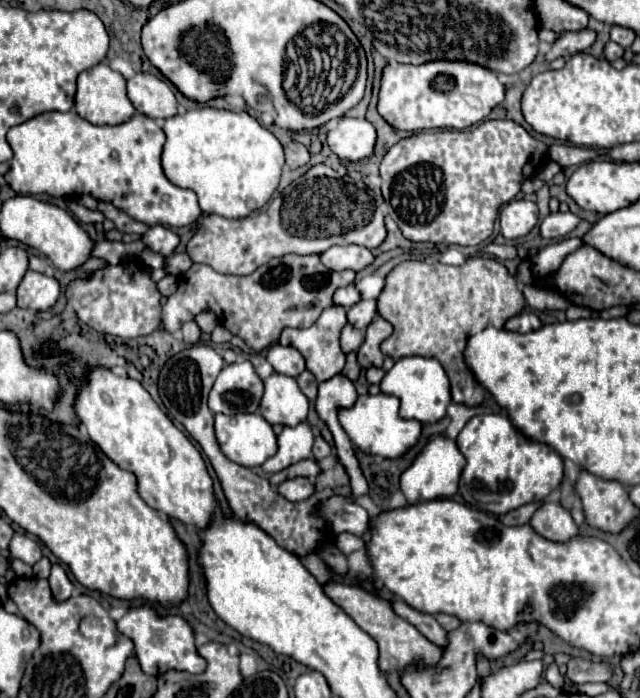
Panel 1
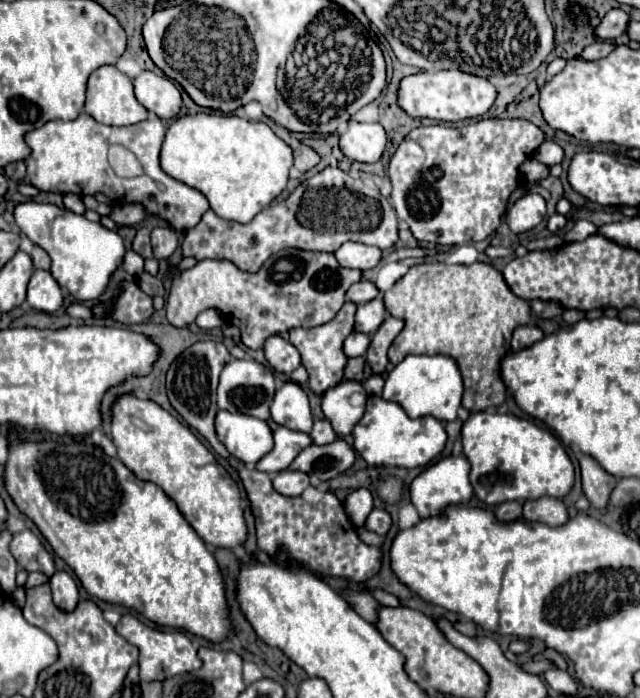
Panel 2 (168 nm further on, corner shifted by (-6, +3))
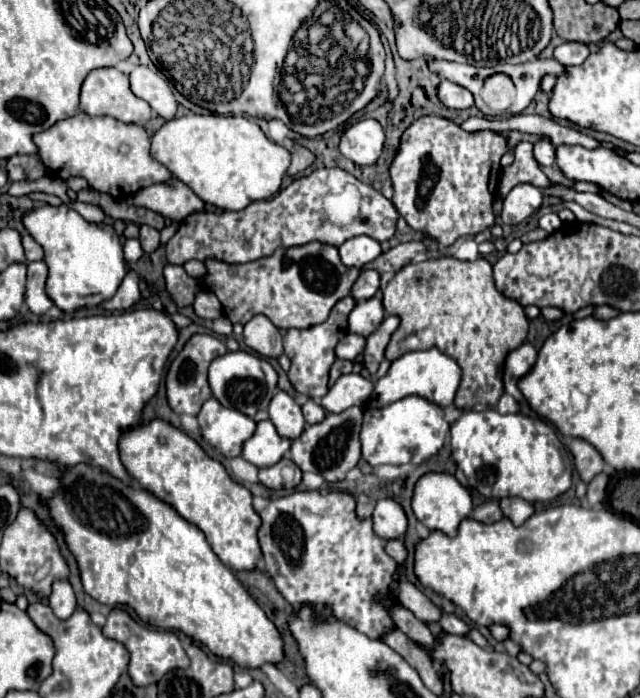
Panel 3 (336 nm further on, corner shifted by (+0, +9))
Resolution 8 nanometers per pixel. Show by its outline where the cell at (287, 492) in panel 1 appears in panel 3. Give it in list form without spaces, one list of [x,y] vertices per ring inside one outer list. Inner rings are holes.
[[[282,457],[276,465],[260,469],[258,479],[260,479],[260,483],[262,483],[264,487],[268,487],[268,489],[294,489],[294,487],[302,481],[302,471],[296,467],[294,461]],[[284,467],[290,467],[290,469],[294,471],[294,477],[292,477],[290,481],[286,481],[284,475],[282,475],[282,469],[284,469]]]

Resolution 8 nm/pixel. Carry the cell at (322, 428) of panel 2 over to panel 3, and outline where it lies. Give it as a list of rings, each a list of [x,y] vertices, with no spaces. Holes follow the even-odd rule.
[[[308,399],[304,405],[302,405],[302,413],[304,413],[304,419],[306,419],[306,423],[318,423],[318,421],[322,421],[324,417],[326,417],[326,411],[324,411],[324,407],[318,403],[318,401],[314,401],[314,399]]]

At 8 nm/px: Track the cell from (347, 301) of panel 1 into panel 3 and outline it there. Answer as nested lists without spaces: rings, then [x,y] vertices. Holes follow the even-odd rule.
[[[372,269],[362,271],[360,277],[358,277],[358,281],[356,281],[354,287],[352,287],[352,297],[354,297],[356,301],[370,299],[370,297],[376,295],[378,287],[380,287],[380,273],[378,273],[378,271],[372,271]]]

